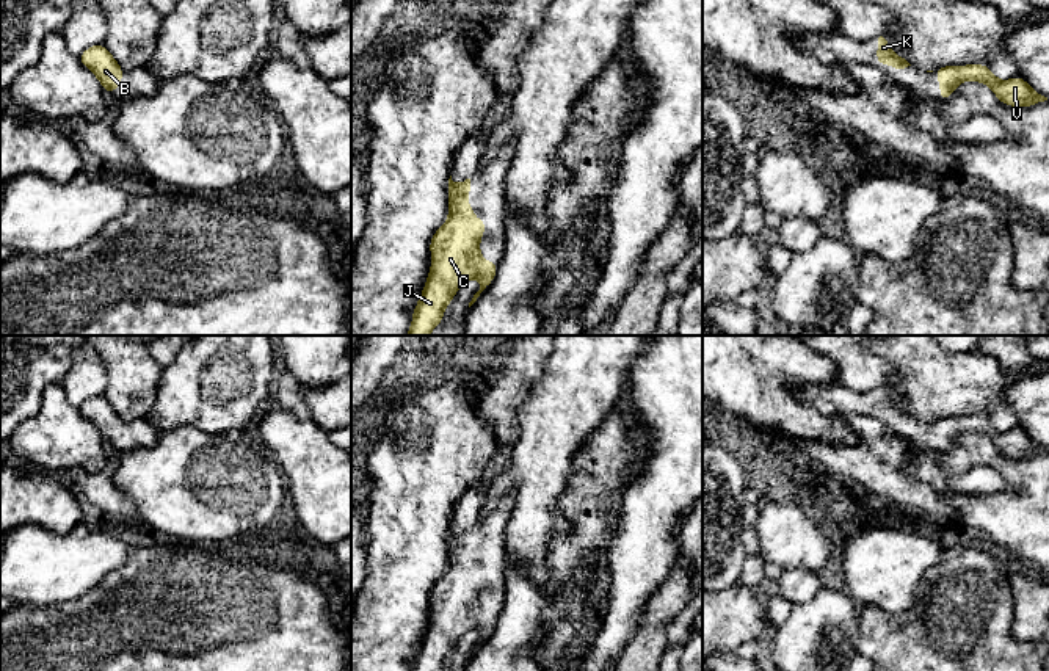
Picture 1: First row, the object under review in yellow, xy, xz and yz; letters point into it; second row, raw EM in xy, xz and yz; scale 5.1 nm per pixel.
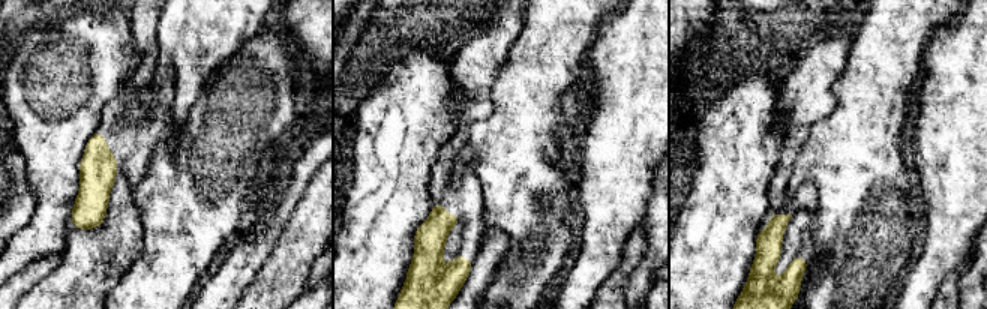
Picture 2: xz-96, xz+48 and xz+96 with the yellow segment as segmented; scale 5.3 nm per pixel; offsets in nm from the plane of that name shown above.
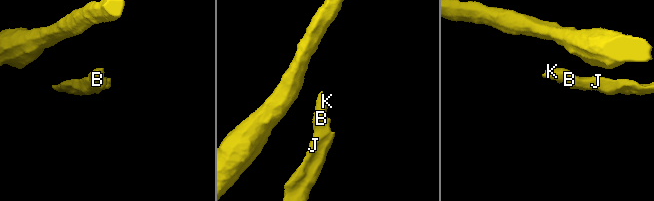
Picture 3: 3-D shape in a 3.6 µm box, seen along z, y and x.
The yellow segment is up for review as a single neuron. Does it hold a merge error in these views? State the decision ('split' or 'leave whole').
leave whole

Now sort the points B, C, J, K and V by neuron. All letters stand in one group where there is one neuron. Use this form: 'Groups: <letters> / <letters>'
Groups: B C J K V

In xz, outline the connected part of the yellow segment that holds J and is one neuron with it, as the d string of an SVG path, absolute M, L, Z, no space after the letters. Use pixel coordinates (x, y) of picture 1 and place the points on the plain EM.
M450 527L448 569L430 593L431 621L412 671L442 671L458 640L466 632L478 629L480 641L469 654L470 658L495 627L499 613L488 613L480 605L486 574L474 569L474 558L467 555L469 542L470 530L455 535Z

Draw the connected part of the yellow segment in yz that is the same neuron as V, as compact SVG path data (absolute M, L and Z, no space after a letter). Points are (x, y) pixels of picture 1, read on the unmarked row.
M985 415L944 417L935 420L935 423L941 434L939 452L949 450L955 444L955 437L967 431L988 436L996 448L1010 458L1030 458L1047 452L1047 448L1035 444L1021 428L1002 433Z

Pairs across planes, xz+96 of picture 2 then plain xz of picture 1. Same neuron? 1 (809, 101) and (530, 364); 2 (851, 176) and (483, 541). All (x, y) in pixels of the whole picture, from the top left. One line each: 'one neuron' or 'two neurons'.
1: one neuron
2: two neurons

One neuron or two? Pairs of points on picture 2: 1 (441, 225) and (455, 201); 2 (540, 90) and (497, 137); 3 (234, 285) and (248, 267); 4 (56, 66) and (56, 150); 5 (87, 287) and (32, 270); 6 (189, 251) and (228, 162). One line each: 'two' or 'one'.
1: one
2: one
3: one
4: one
5: two
6: one

